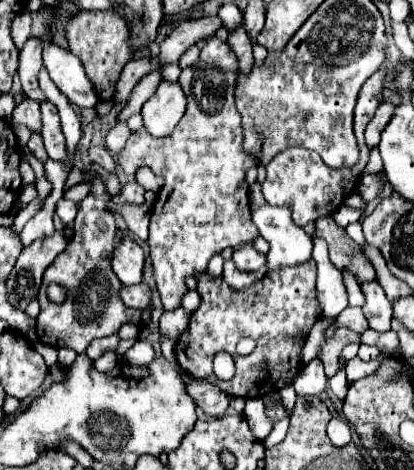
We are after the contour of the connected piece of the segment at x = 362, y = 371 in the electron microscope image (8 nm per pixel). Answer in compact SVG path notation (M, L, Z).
M382 351L380 355L378 355L378 359L374 359L374 361L365 362L359 359L358 357L353 358L346 365L346 375L348 375L348 381L352 383L352 381L356 381L356 379L362 379L362 377L368 377L368 375L372 375L380 365L382 365L382 361L384 359L388 359L388 357L392 357L394 353L392 351Z

